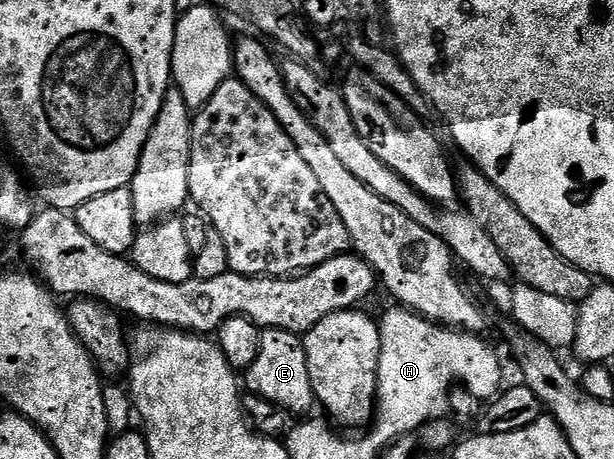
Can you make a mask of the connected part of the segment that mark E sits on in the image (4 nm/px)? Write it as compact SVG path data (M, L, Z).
M262 329L260 352L256 354L256 360L244 370L244 385L249 392L260 399L268 399L268 403L280 407L287 415L309 414L309 409L315 408L316 402L312 379L308 375L308 355L303 338L283 329Z

